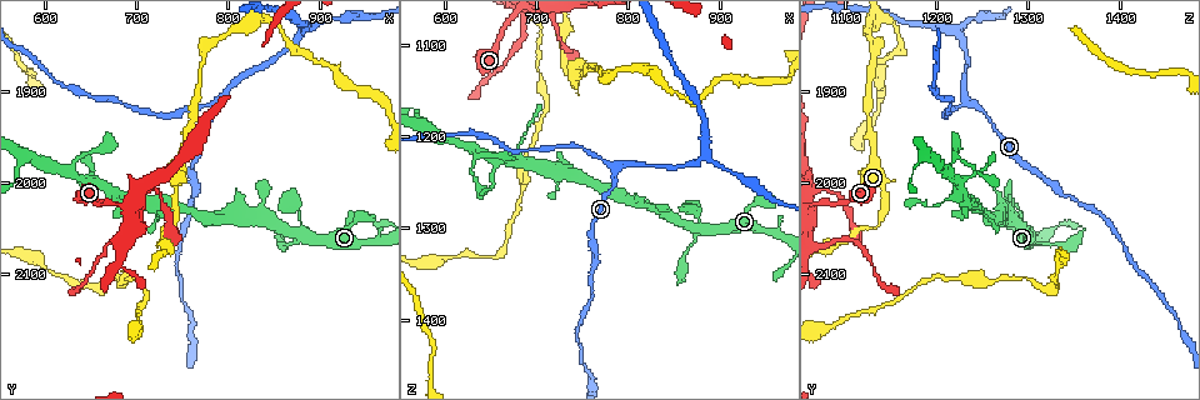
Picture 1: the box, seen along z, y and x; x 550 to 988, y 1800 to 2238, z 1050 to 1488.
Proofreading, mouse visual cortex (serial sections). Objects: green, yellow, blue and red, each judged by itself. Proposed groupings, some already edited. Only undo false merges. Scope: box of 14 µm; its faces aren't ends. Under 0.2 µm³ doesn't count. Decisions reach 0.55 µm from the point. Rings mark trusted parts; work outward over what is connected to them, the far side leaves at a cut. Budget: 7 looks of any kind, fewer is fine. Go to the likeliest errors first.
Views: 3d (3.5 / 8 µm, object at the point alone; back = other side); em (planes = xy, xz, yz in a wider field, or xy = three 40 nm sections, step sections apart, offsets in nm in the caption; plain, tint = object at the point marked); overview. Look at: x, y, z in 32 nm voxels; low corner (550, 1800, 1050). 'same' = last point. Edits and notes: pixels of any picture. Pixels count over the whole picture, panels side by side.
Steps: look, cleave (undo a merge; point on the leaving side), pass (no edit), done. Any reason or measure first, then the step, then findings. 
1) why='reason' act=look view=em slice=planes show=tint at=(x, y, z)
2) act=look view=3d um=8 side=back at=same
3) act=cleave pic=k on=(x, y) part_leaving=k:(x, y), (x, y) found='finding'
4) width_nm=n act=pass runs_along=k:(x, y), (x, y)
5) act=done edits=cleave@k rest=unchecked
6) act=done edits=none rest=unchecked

why='three-way junction' act=look view=3d um=3.5 at=(785, 1910, 1235)

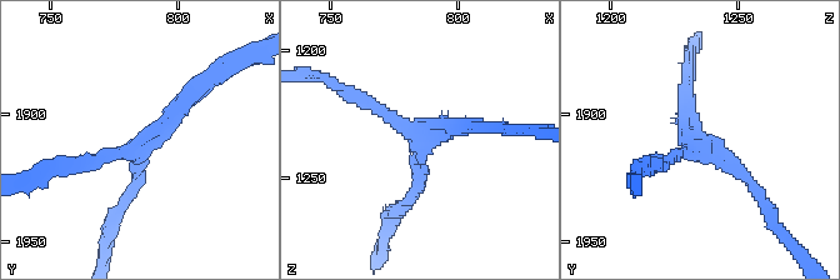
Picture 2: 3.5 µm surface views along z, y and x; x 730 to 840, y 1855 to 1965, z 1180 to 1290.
arms=3 arm_widths_nm=150,150,250 act=look view=em slice=xy step=1 show=plain at=(785, 1913, 1236)

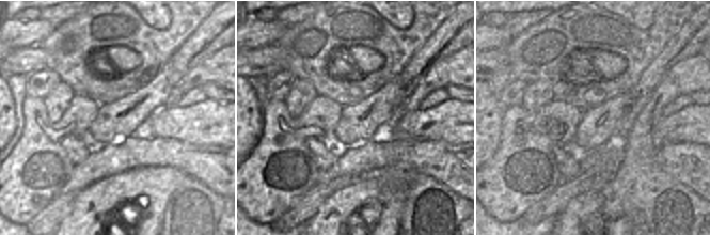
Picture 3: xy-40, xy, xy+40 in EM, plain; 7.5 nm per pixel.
why='where the object lies' act=look view=em slice=xy step=1 show=tint at=same

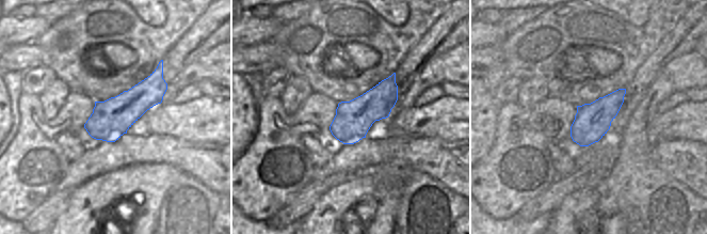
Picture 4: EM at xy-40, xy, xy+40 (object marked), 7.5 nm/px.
width_nm=280 act=pass runs_along=2:(761, 198), (698, 144), (685, 90) found='all the same cell'

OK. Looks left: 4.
why='three arms meet' act=look view=3d um=8 at=(885, 1830, 1220)

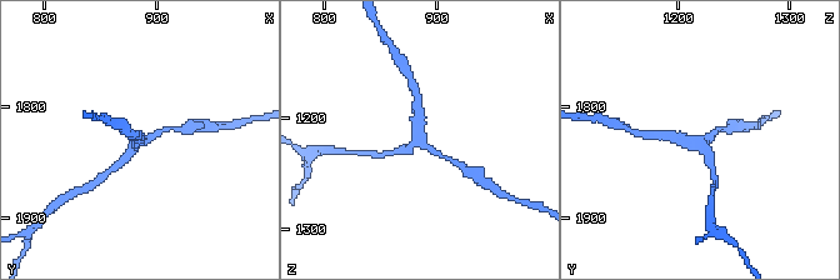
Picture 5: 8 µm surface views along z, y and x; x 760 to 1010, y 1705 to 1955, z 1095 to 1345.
arms=3 arm_widths_nm=200,200,350 act=look view=em slice=xy step=1 show=tint at=(882, 1832, 1222)

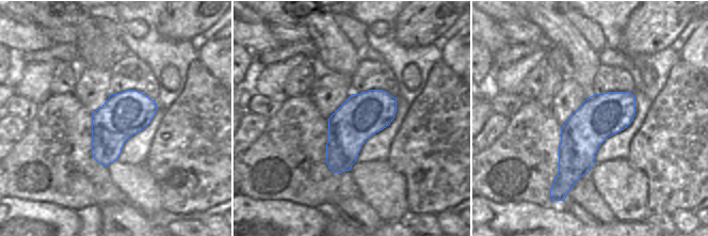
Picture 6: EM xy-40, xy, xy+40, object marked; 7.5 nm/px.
width_nm=340 act=pass runs_along=5:(711, 165), (699, 140), (663, 135) found='continuous, no second cell'

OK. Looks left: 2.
why='abrupt turn' act=look view=3d um=3.5 at=(740, 2045, 1135)

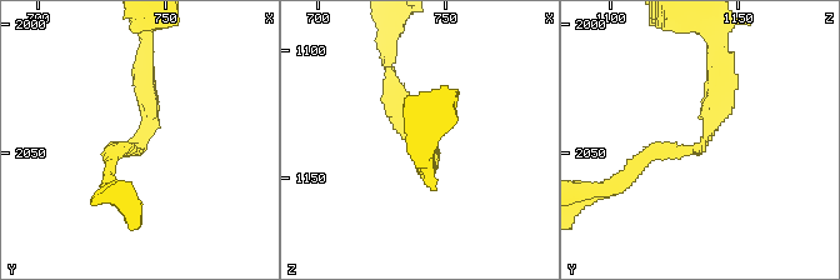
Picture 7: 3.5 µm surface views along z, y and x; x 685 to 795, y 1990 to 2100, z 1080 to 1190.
arm_widths_nm=200,250 why='shape alone is not enough' act=look view=em slice=xy step=3 show=tint at=(740, 2046, 1136)

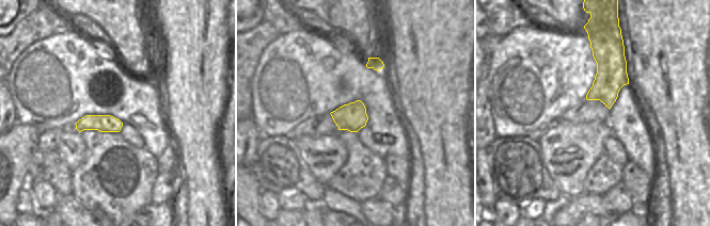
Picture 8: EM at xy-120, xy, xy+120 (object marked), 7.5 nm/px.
act=pass runs_along=7:(724, 68), (701, 144), (634, 163) found='all the same cell'

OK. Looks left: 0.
act=done edits=none rest=unchecked

